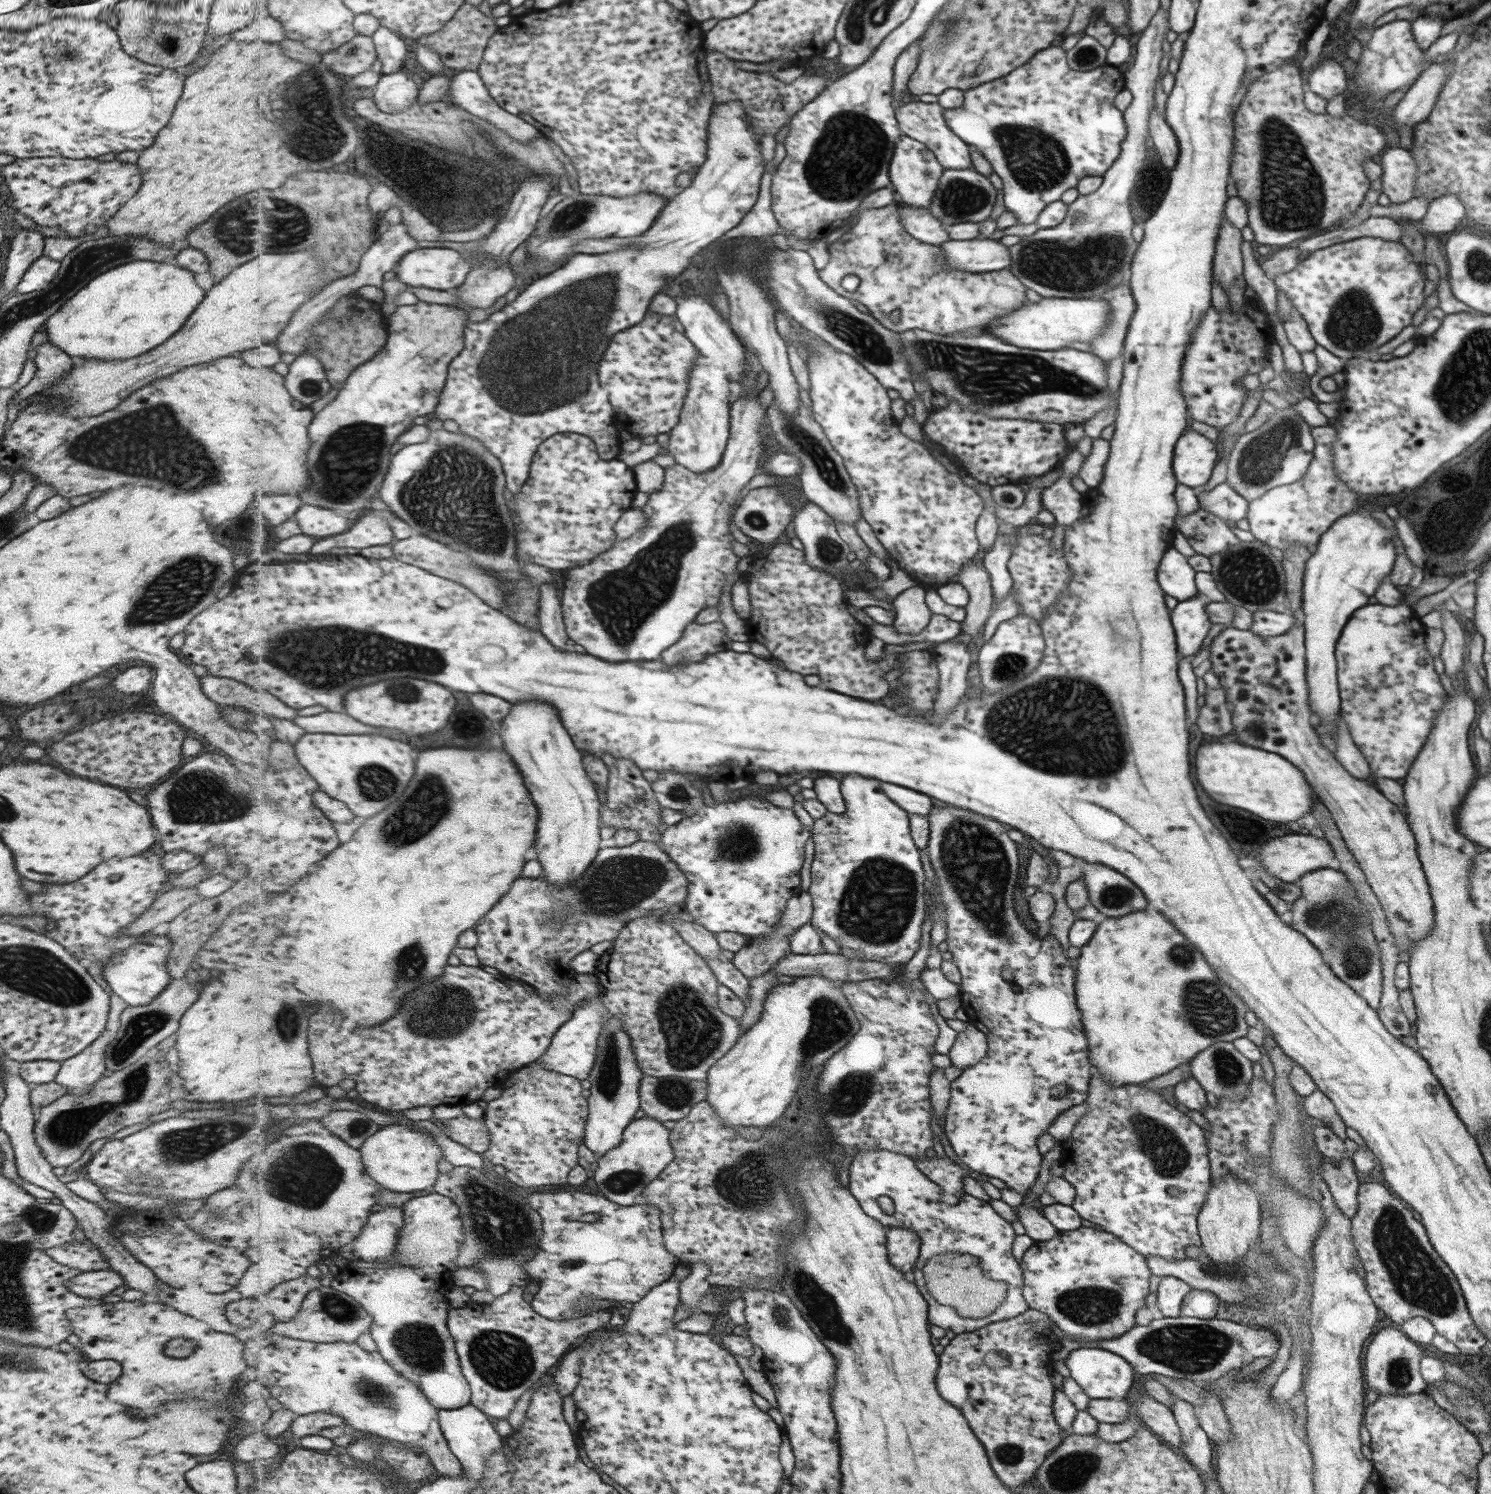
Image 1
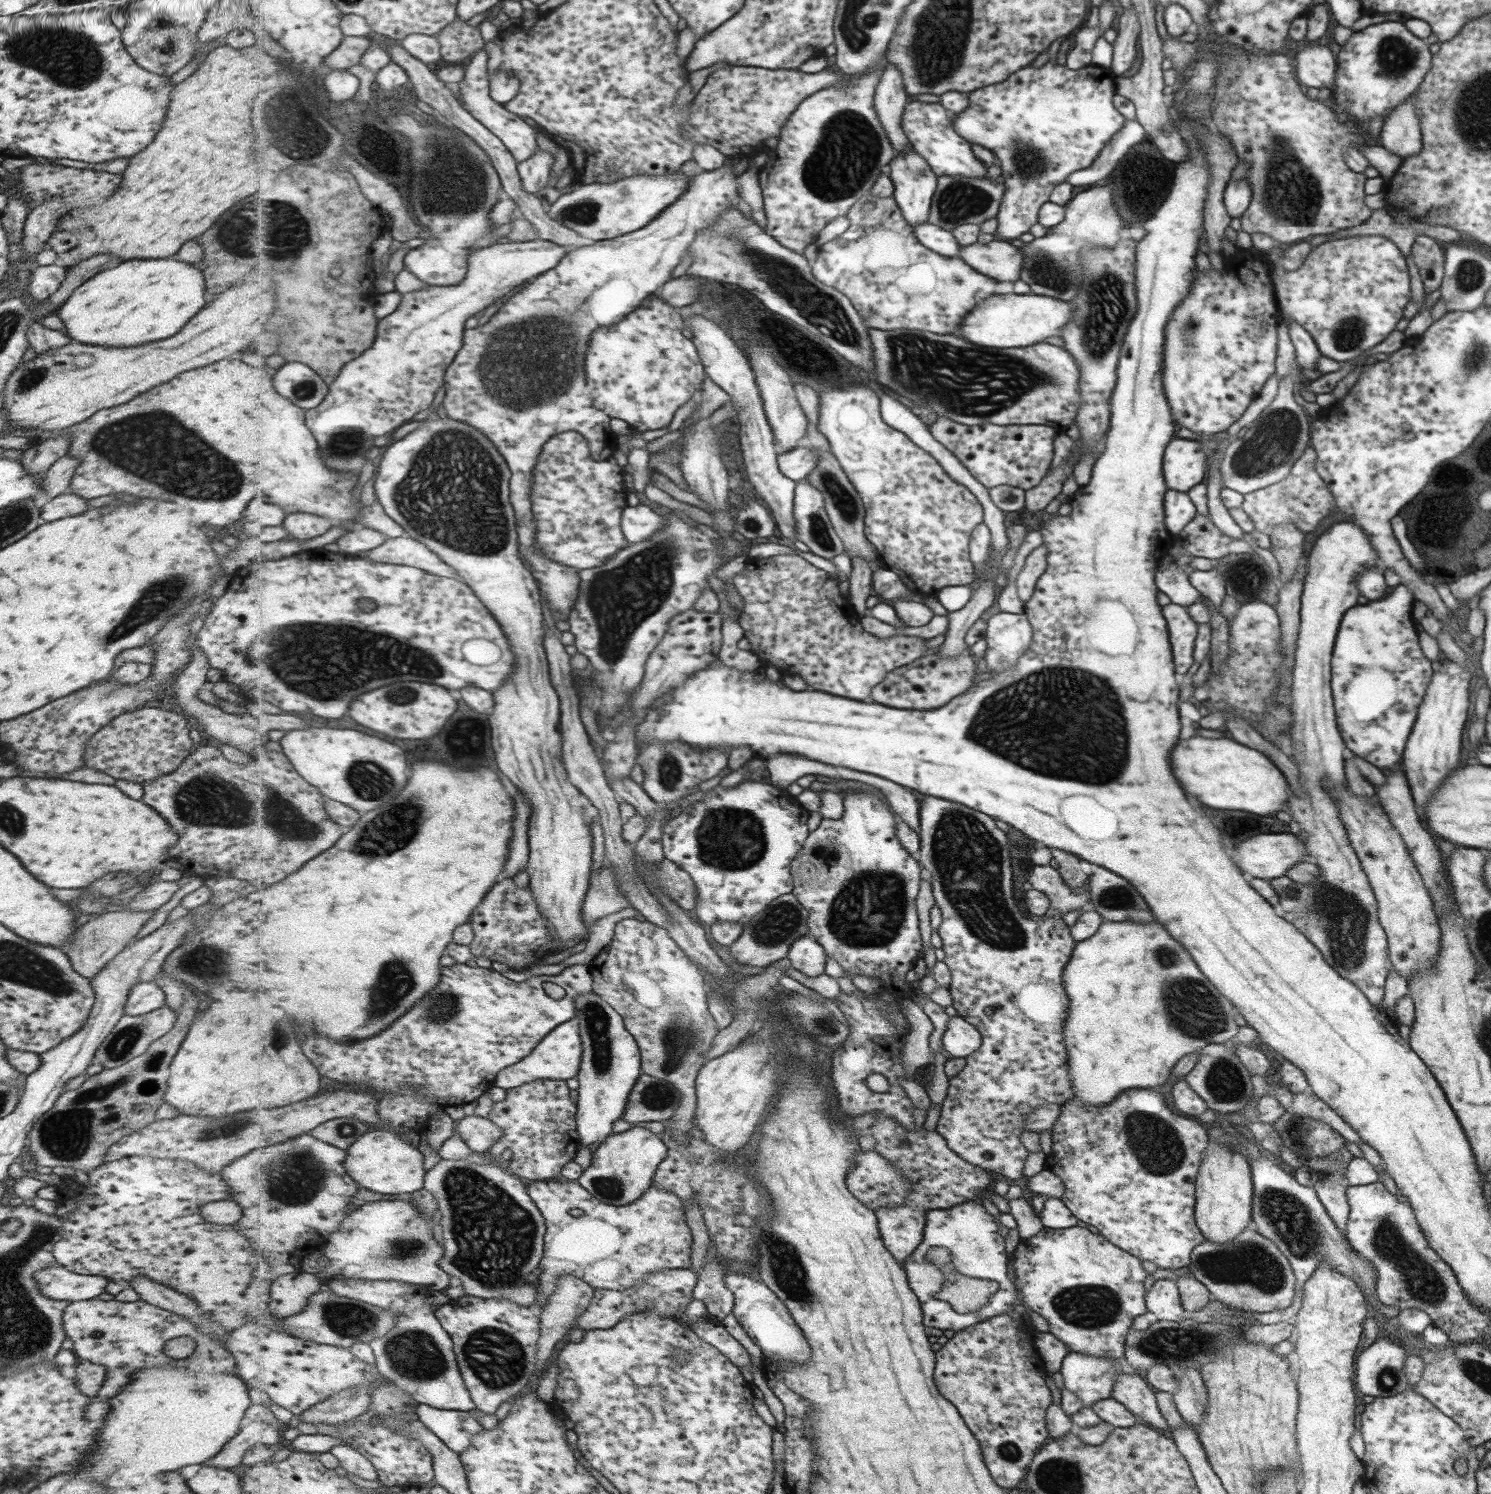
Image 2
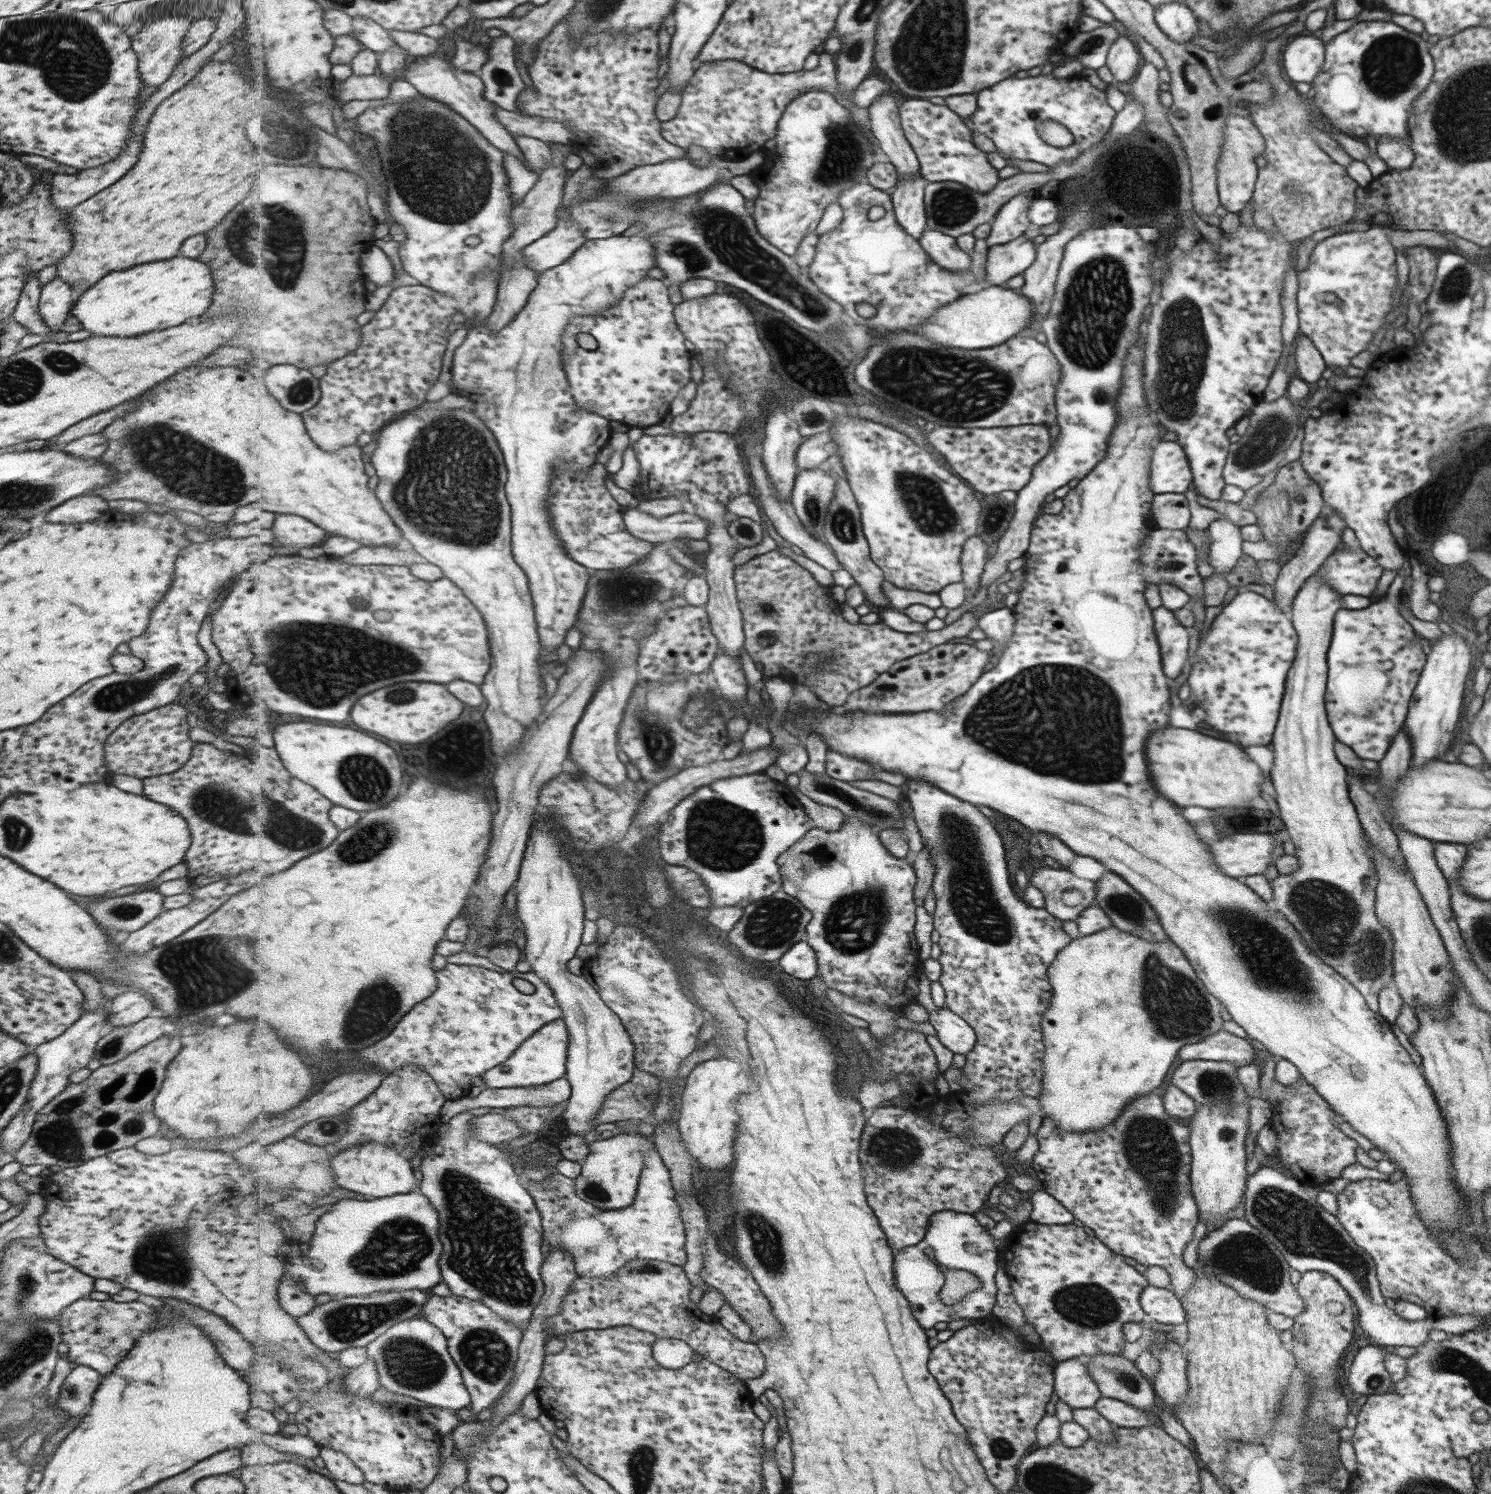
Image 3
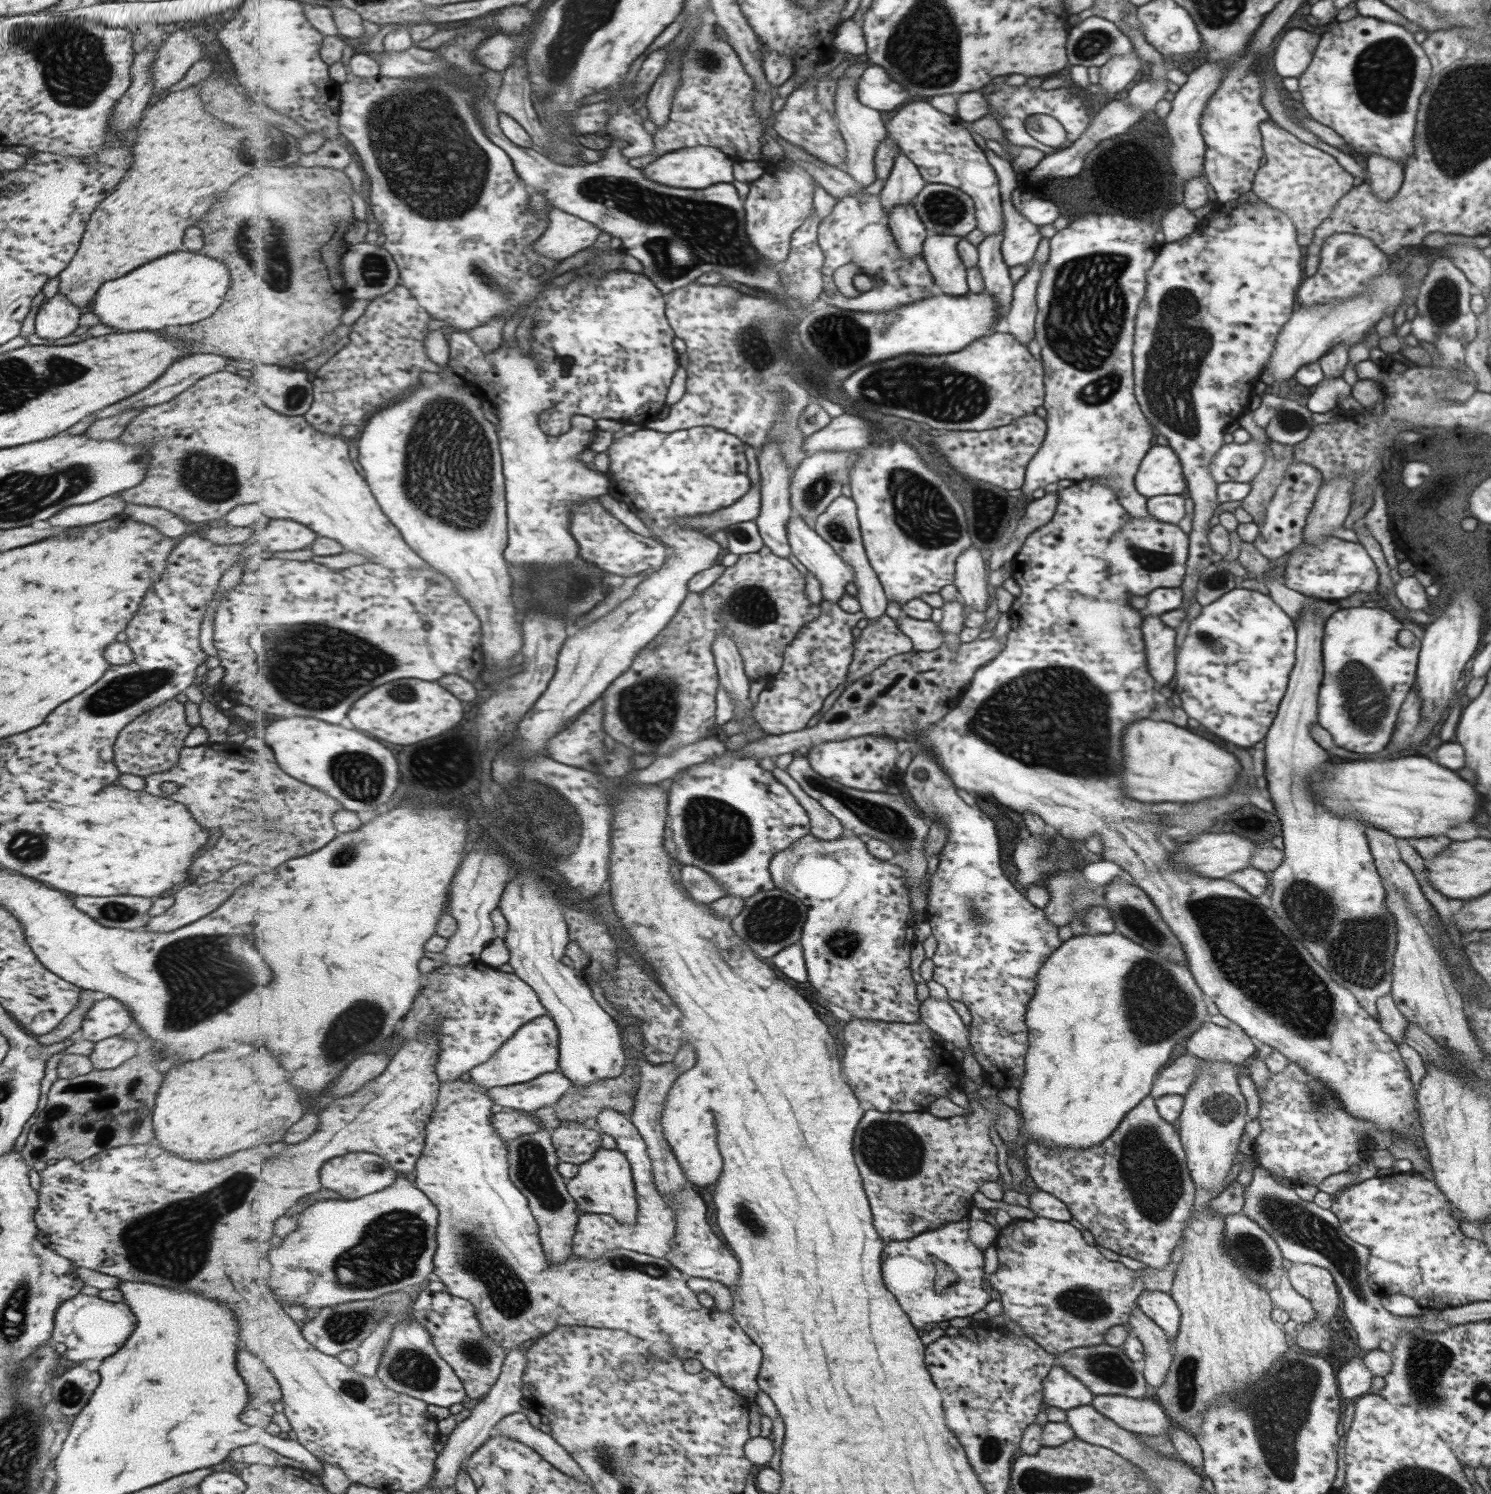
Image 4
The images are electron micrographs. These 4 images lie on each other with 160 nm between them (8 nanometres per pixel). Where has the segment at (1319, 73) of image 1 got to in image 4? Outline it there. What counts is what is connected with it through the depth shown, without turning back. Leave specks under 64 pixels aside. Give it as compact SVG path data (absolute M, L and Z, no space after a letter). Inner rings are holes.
M1293 28L1286 31L1273 48L1273 68L1282 78L1296 78L1302 76L1308 68L1320 35Z

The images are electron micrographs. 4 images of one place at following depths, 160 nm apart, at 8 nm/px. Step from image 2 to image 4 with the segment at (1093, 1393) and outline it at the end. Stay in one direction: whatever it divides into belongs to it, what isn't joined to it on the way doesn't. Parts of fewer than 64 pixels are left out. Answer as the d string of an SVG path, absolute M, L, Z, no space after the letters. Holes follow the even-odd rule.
M1054 1366L1048 1371L1048 1376L1043 1380L1043 1394L1047 1407L1053 1406L1065 1412L1090 1405L1095 1395L1062 1366Z

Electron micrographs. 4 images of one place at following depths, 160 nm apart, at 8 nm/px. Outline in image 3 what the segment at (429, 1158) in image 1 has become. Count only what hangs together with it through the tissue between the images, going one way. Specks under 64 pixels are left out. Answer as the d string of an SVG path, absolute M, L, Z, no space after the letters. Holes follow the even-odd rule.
M368 1142L350 1146L333 1156L332 1167L338 1186L365 1196L385 1198L395 1194L407 1194L419 1188L419 1182L413 1172L416 1167L413 1160L381 1143Z

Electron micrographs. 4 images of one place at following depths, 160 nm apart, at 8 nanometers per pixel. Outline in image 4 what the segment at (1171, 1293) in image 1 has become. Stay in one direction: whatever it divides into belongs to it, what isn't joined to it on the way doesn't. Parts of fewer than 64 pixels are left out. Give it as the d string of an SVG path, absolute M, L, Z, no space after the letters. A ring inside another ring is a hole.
M1147 1292L1139 1294L1138 1306L1141 1312L1151 1319L1167 1336L1167 1342L1173 1344L1178 1334L1179 1310L1177 1310L1169 1292Z

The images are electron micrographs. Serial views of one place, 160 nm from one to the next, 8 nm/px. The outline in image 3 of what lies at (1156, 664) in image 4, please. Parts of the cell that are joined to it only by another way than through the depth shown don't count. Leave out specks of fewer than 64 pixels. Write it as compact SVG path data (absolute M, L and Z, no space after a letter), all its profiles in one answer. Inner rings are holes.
M1167 607L1155 608L1155 626L1159 626L1159 642L1163 642L1163 654L1167 654L1167 678L1175 678L1187 660L1189 634Z

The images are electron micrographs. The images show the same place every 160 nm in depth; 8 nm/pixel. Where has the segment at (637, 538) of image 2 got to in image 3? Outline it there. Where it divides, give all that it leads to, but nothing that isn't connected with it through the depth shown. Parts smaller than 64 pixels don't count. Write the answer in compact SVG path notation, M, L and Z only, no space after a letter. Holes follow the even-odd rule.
M639 509L625 511L626 527L641 540L660 544L674 542L677 538L705 539L709 534L708 522L693 509L685 509L666 517L653 518Z

